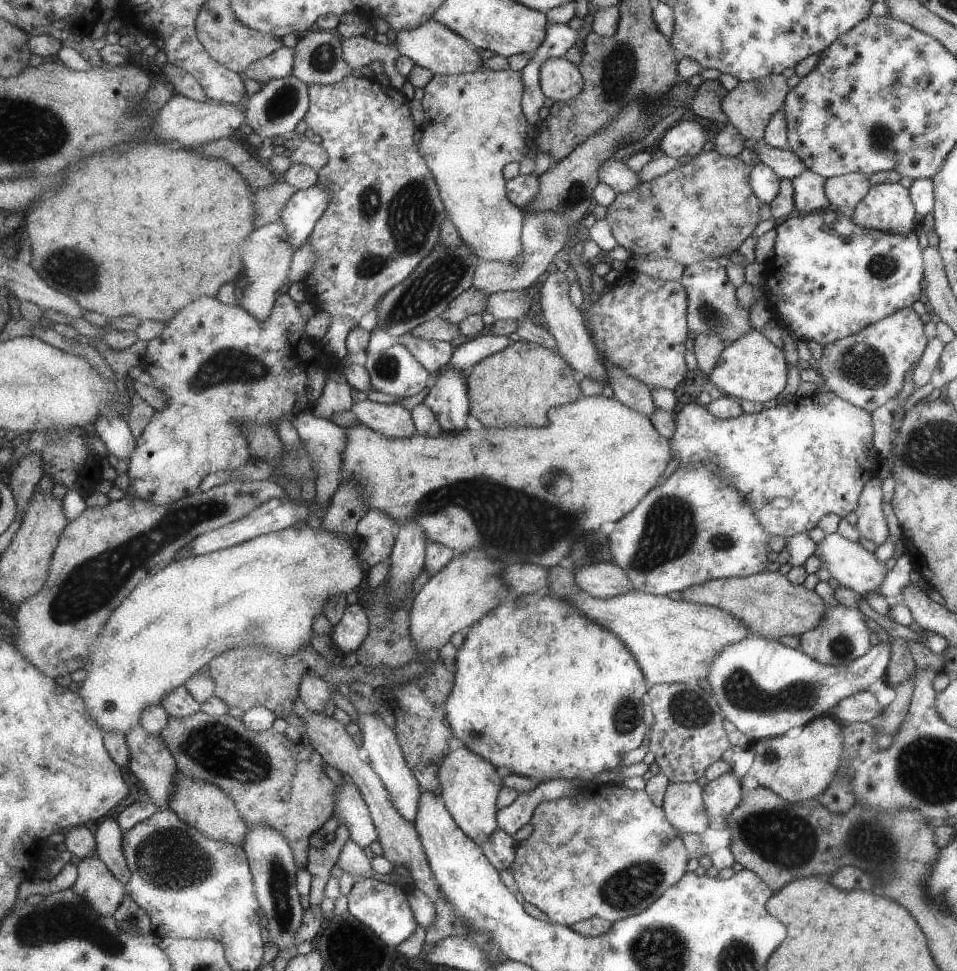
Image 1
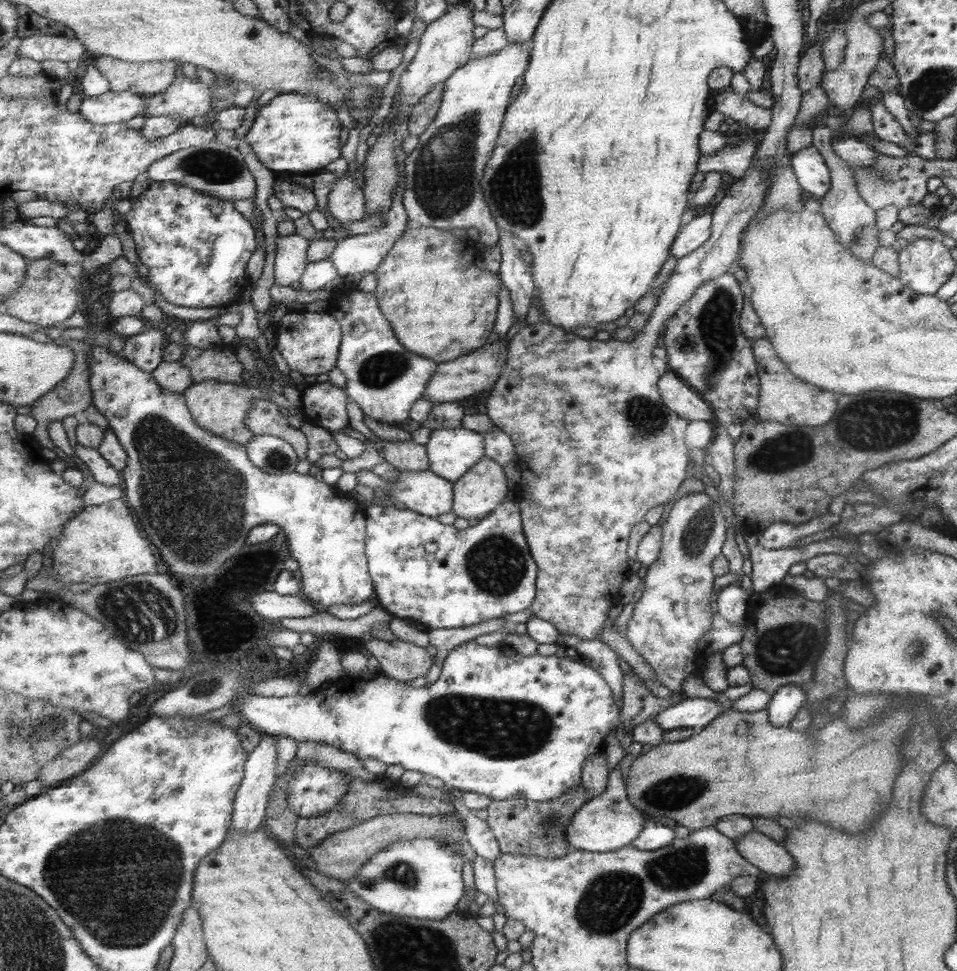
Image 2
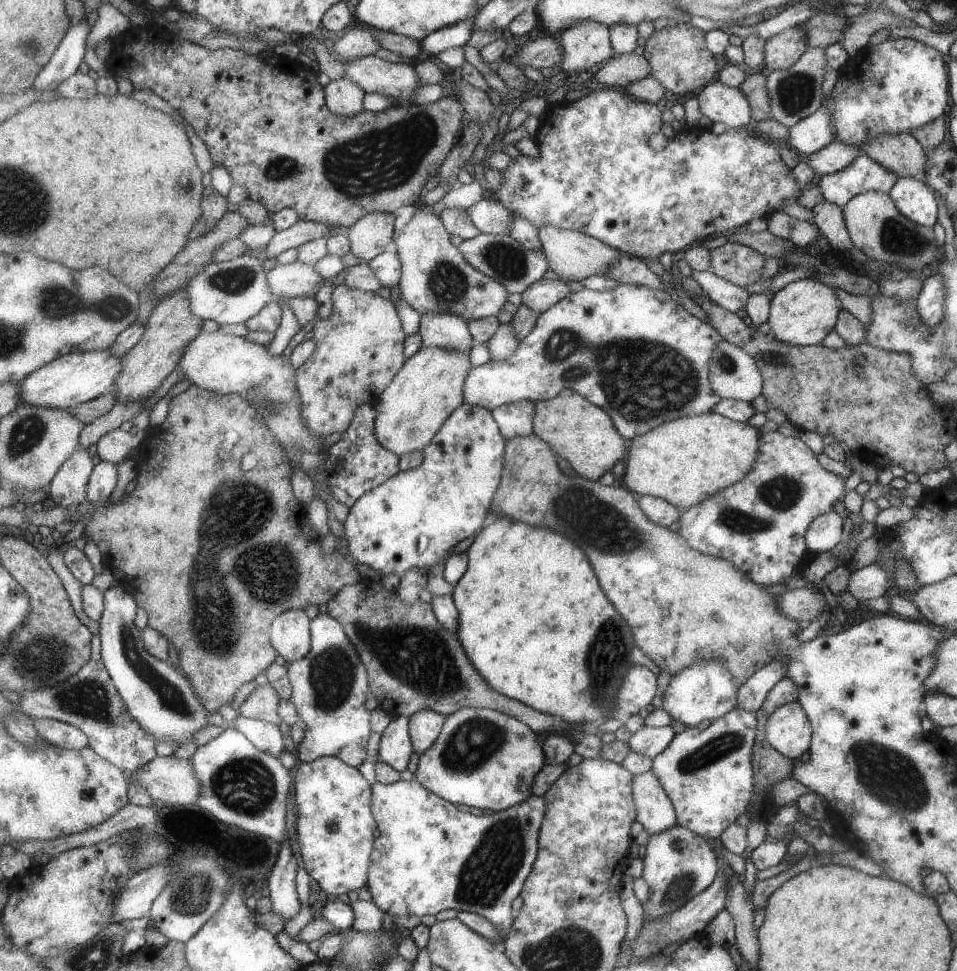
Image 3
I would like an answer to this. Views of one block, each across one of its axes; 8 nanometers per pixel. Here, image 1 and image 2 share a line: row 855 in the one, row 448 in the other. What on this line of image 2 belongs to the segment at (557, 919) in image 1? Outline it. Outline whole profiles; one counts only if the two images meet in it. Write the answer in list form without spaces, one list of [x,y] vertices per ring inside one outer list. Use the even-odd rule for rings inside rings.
[[[753,158],[745,176],[731,184],[725,192],[727,196],[713,212],[709,240],[677,260],[675,270],[657,298],[657,306],[647,318],[649,322],[633,342],[583,340],[573,332],[547,324],[545,320],[519,330],[509,342],[505,374],[495,384],[495,390],[491,390],[485,412],[497,428],[505,430],[513,438],[519,452],[519,466],[523,468],[523,480],[533,478],[529,480],[531,484],[527,484],[527,488],[533,488],[527,490],[531,500],[519,502],[525,534],[539,564],[537,602],[529,610],[535,618],[551,622],[561,636],[573,636],[581,642],[601,640],[609,608],[621,604],[619,586],[627,576],[631,576],[631,570],[627,568],[629,558],[625,556],[631,526],[645,520],[643,516],[657,504],[671,502],[679,484],[685,480],[689,460],[683,446],[683,434],[687,424],[675,416],[671,408],[659,402],[661,394],[657,394],[657,380],[661,378],[651,366],[651,350],[665,328],[663,324],[695,294],[699,286],[713,282],[723,272],[735,268],[741,234],[761,210],[765,196],[769,194],[771,170],[773,166],[763,168]]]

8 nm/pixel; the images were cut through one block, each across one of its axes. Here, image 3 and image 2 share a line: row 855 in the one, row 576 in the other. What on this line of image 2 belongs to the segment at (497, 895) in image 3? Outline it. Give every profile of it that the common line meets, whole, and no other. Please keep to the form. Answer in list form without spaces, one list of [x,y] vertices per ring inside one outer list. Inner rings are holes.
[[[505,500],[493,514],[467,530],[445,526],[437,518],[429,518],[407,508],[399,510],[393,506],[385,508],[381,504],[371,504],[367,506],[367,514],[367,554],[373,582],[377,586],[379,606],[395,618],[423,624],[427,626],[427,630],[469,628],[475,624],[517,614],[521,610],[529,610],[537,602],[539,564],[525,534],[525,522],[519,502]]]

